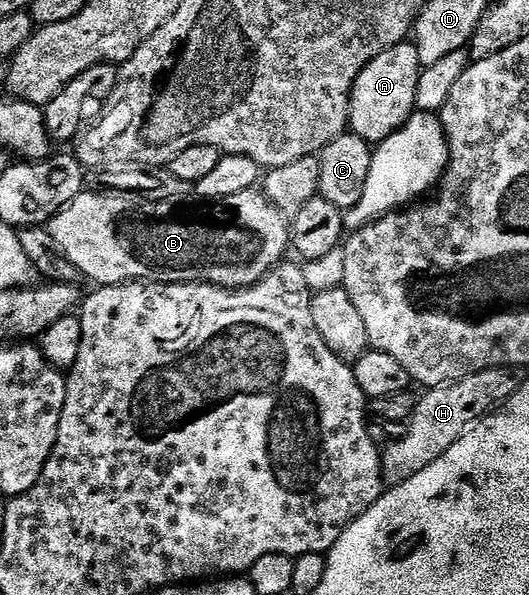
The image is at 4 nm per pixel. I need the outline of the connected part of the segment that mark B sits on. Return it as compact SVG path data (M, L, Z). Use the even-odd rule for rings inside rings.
M257 188L240 191L240 195L228 195L219 201L202 199L197 202L199 205L194 205L191 209L190 201L186 197L159 196L157 199L147 199L145 196L133 193L93 192L83 191L76 199L72 199L72 203L65 205L48 223L48 232L54 241L54 248L79 269L87 282L89 280L95 281L93 284L98 287L103 285L124 285L128 281L141 281L143 283L165 283L168 285L197 283L199 285L219 285L221 289L249 289L250 286L273 273L275 267L283 264L285 257L282 256L285 255L286 249L288 253L292 245L287 214L281 213L266 198L265 192L259 191Z

